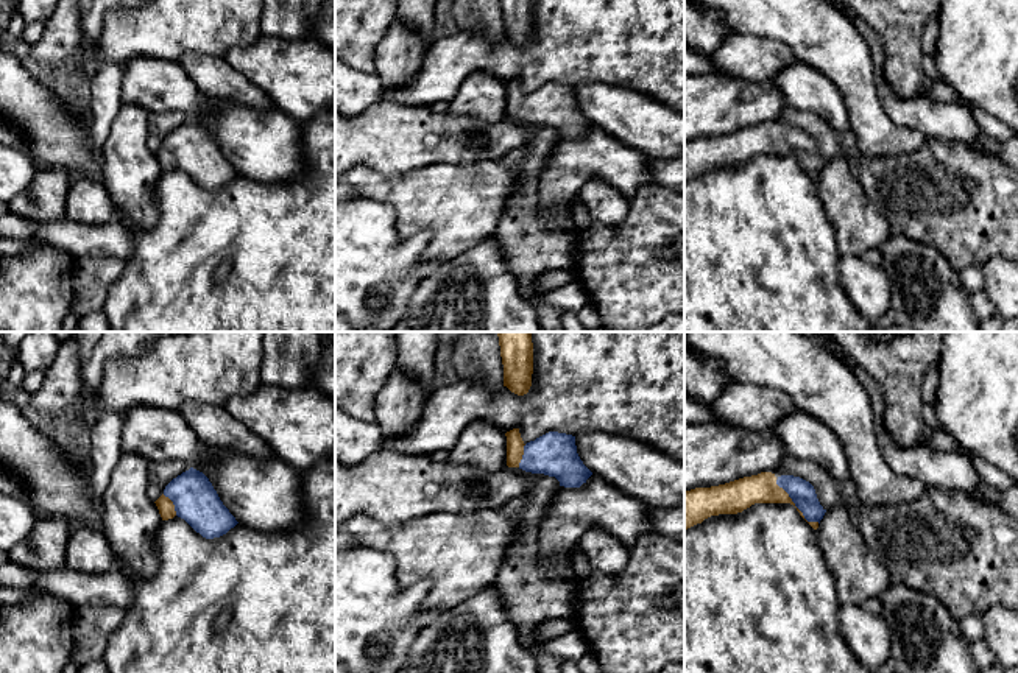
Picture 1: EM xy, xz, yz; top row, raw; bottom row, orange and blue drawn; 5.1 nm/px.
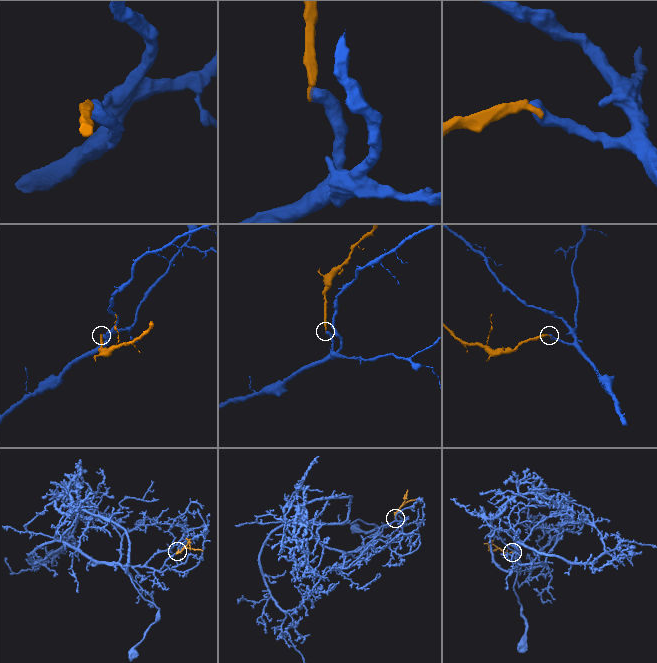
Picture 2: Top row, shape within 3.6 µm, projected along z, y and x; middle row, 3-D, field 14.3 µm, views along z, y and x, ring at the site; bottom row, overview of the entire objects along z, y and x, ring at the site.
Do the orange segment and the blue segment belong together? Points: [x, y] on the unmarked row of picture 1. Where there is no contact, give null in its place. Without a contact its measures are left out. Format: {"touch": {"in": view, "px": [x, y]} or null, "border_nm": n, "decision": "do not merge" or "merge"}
{"touch": {"in": "yz", "px": [795, 158]}, "border_nm": 320, "decision": "merge"}

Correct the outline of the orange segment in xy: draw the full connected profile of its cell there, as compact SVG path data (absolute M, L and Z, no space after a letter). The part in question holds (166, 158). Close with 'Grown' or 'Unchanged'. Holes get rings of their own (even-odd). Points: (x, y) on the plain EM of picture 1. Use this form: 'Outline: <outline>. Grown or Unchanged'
Outline: M193 118L173 129L154 154L162 171L178 167L206 190L220 189L239 174L209 129Z. Grown

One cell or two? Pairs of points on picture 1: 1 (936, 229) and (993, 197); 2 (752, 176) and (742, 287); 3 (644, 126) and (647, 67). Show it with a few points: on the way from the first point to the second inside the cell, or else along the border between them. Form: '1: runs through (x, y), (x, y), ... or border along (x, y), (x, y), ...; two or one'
1: runs through (950, 215), (961, 204), (979, 204); one
2: runs through (752, 204), (752, 242), (744, 259); one
3: border along (610, 84), (644, 92), (668, 106); two

